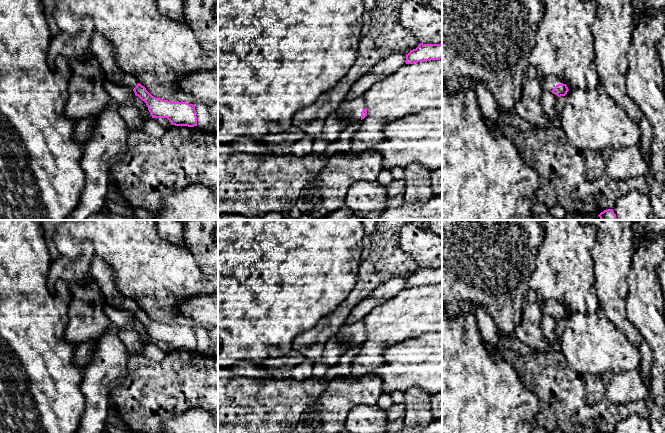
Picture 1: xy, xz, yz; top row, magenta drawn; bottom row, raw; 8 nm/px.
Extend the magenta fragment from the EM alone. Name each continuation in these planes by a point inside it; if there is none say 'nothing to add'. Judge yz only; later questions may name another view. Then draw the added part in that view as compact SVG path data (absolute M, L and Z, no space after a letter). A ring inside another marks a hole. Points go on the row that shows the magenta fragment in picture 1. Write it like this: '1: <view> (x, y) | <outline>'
1: yz (550, 82) | M548 76L543 82L544 89L547 91L552 91L558 84L566 84L565 81L559 79L555 76Z

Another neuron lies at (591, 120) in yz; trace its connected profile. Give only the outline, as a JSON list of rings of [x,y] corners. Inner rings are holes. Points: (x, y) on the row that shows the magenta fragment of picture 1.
[[[572,89],[564,96],[561,128],[569,143],[582,150],[603,151],[639,145],[641,130],[608,95]]]

